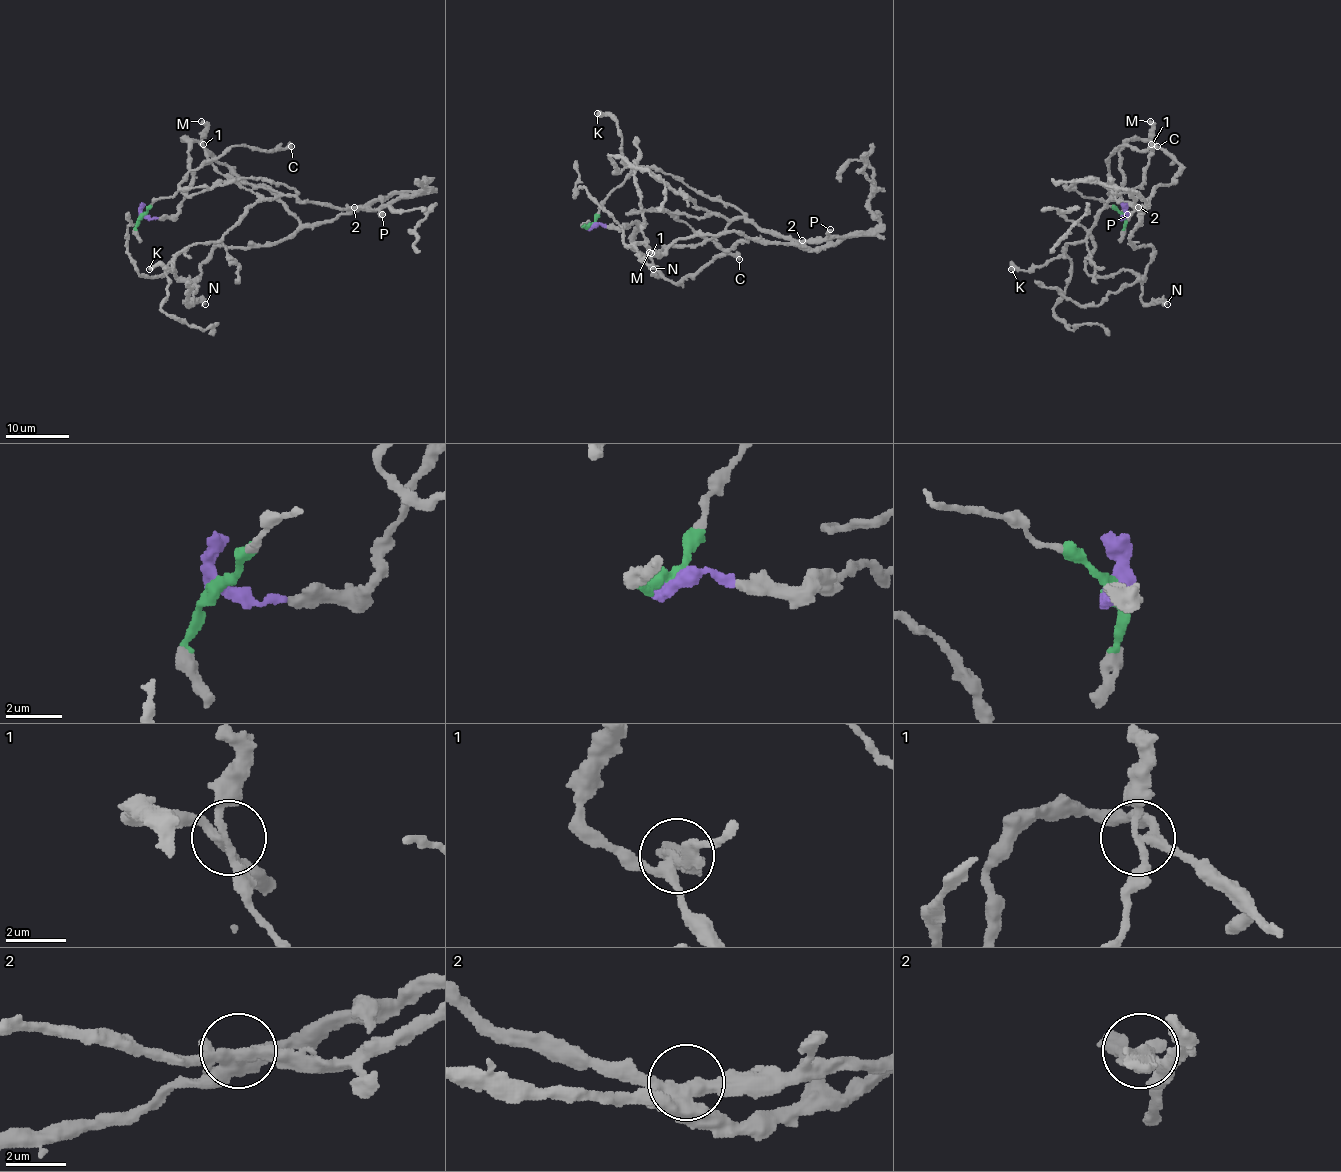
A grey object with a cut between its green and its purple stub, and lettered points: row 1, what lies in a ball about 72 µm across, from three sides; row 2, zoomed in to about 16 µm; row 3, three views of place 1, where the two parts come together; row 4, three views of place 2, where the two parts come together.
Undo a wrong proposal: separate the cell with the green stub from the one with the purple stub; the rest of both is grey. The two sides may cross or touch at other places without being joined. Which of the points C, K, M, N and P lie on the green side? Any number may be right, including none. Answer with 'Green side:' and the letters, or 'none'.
Green side: C, K, M, P

